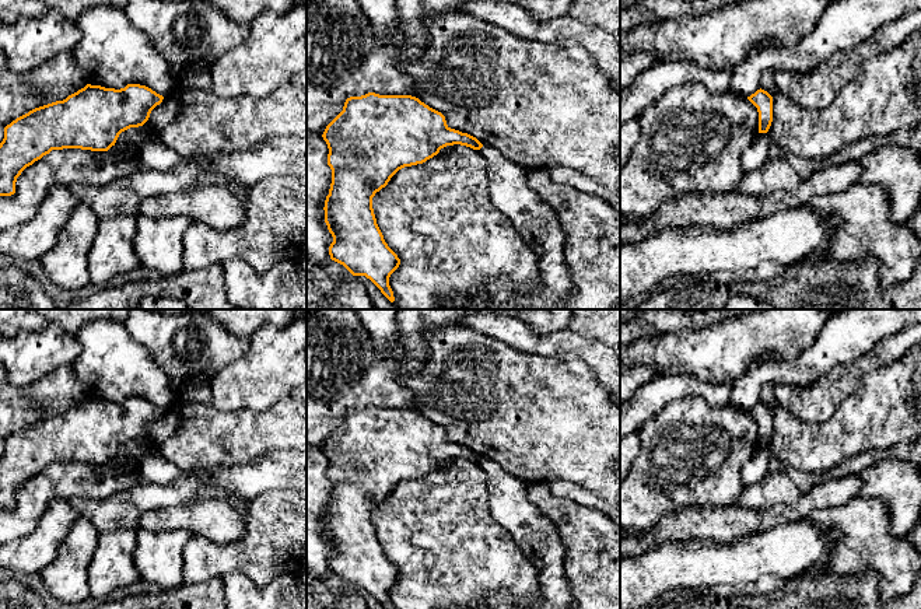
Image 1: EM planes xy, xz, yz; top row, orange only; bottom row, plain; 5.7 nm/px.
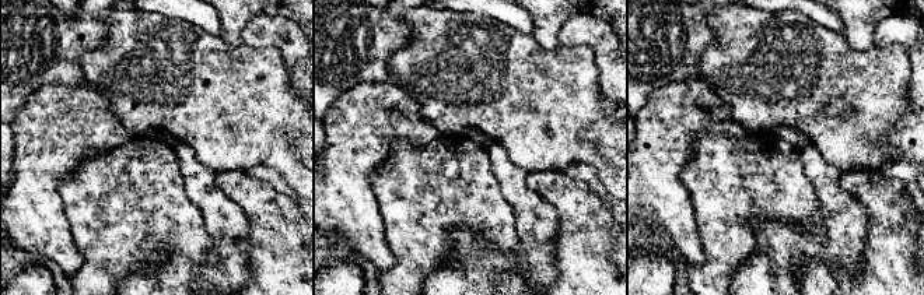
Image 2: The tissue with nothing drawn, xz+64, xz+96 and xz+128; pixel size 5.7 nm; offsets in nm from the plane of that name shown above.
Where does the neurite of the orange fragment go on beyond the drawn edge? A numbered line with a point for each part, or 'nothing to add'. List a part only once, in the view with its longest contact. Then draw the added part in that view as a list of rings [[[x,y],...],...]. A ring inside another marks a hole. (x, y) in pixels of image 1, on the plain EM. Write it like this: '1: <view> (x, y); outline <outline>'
nothing to add

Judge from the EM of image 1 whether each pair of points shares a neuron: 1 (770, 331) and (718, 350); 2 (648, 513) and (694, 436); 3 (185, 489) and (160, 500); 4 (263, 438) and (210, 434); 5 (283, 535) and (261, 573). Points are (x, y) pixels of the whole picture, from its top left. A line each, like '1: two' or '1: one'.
1: one
2: one
3: one
4: one
5: one

